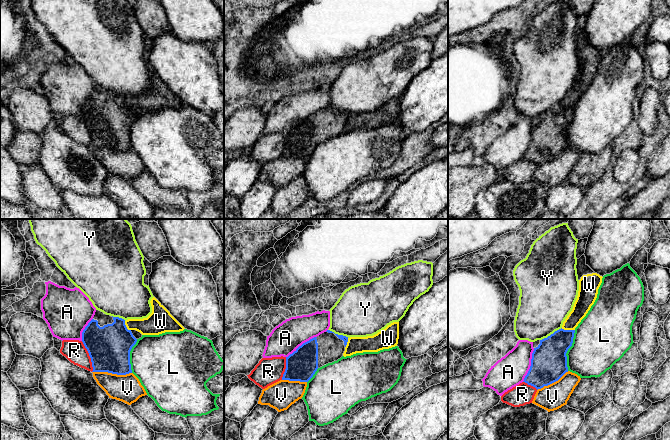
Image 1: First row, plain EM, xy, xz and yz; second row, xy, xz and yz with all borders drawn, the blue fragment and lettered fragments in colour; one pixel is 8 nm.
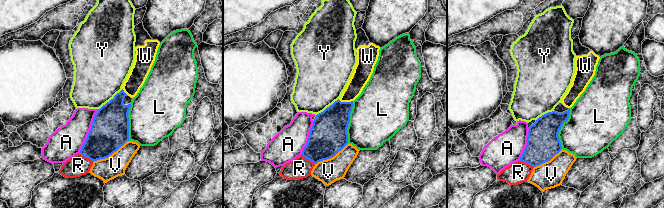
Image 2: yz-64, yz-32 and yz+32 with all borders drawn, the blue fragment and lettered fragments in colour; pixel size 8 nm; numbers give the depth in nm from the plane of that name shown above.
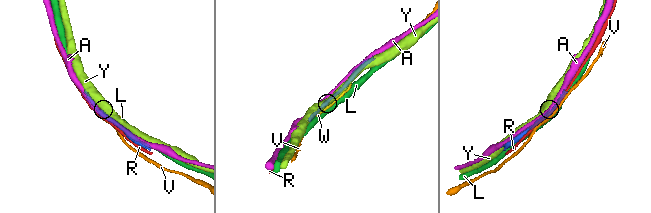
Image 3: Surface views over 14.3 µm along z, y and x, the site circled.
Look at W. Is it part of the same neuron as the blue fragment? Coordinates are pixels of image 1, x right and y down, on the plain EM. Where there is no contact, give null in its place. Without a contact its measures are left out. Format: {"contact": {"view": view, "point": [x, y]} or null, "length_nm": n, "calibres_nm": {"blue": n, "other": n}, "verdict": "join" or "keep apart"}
{"contact": {"view": "yz", "point": [568, 106]}, "length_nm": 110, "calibres_nm": {"blue": 260, "other": 140}, "verdict": "keep apart"}

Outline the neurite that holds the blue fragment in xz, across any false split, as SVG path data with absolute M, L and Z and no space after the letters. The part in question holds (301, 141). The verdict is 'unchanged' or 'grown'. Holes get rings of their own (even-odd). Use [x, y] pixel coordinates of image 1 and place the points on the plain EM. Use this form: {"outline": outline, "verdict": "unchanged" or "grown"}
{"outline": "M327 106L299 122L286 133L282 156L308 158L318 144L343 132L348 113Z", "verdict": "grown"}

